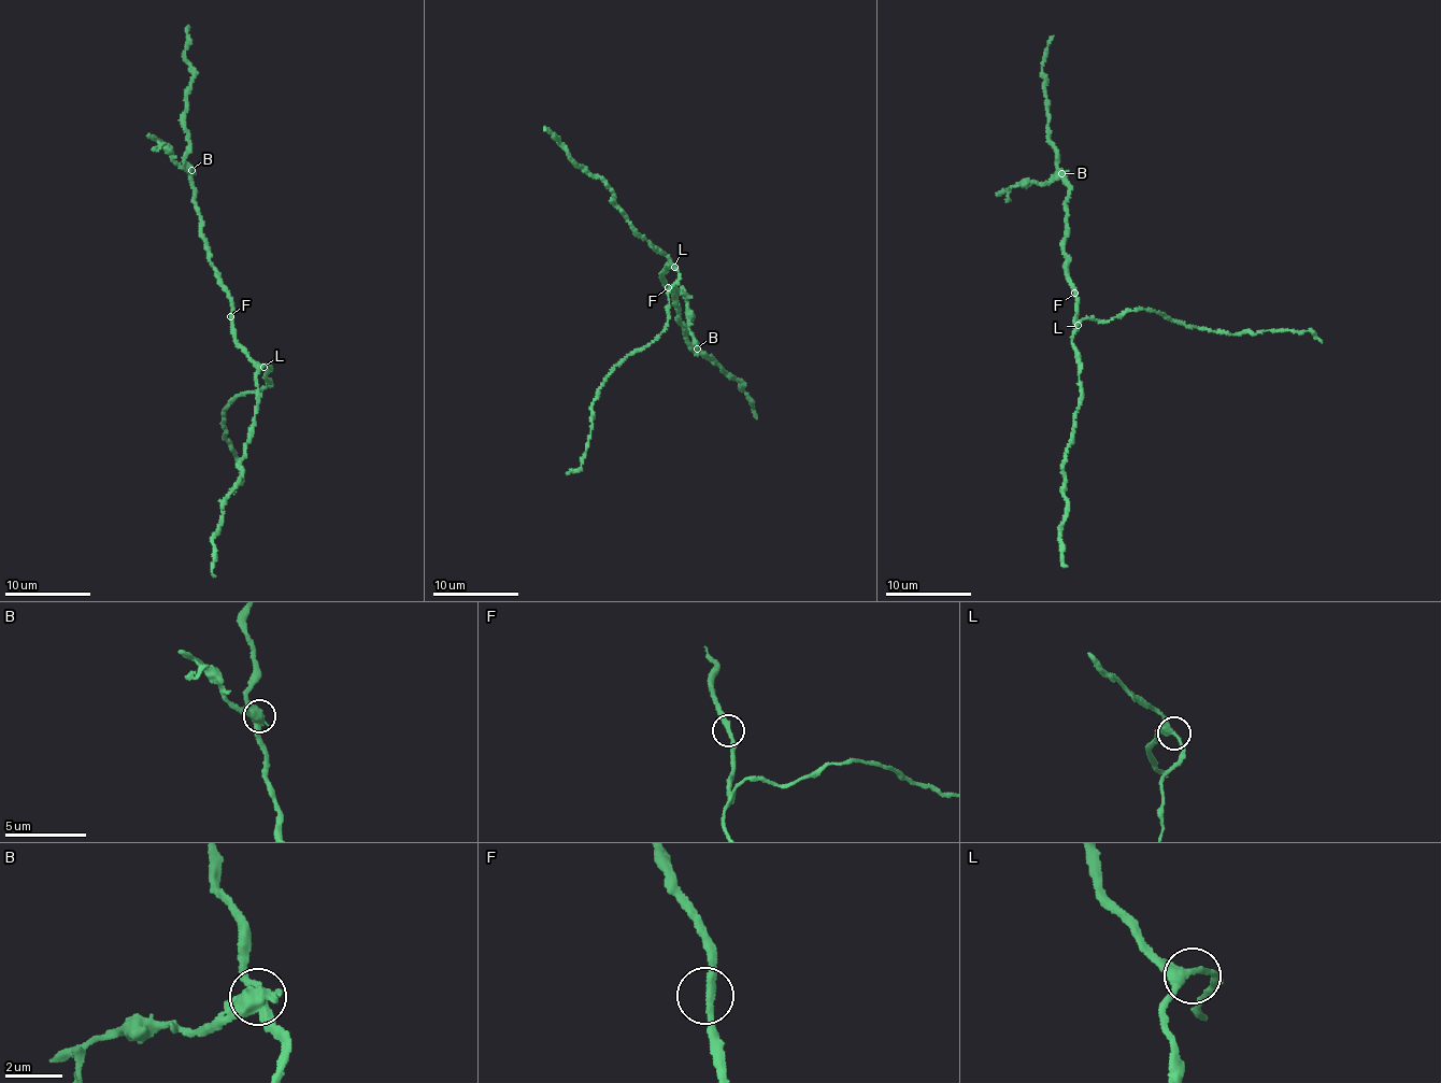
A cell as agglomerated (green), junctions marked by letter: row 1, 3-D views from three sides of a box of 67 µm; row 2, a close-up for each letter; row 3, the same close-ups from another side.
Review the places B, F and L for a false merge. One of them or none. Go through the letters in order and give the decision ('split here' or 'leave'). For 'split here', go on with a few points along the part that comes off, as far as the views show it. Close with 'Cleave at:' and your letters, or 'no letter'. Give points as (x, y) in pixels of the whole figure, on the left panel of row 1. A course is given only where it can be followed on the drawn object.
B: split here; foreign part runs (190, 170), (180, 165), (147, 136)
F: leave
L: leave
Cleave at: B

